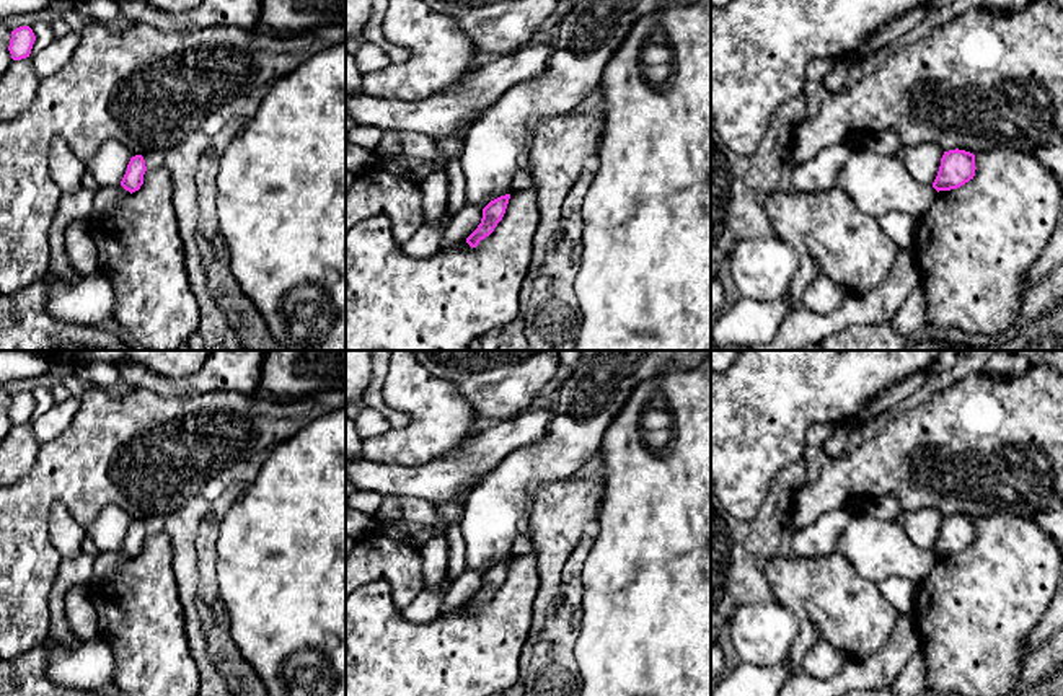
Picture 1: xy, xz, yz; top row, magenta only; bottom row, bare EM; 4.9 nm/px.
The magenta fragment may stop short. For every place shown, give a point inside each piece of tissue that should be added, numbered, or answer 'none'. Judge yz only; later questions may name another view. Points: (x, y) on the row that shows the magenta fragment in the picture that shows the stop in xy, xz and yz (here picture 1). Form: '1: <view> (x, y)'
none

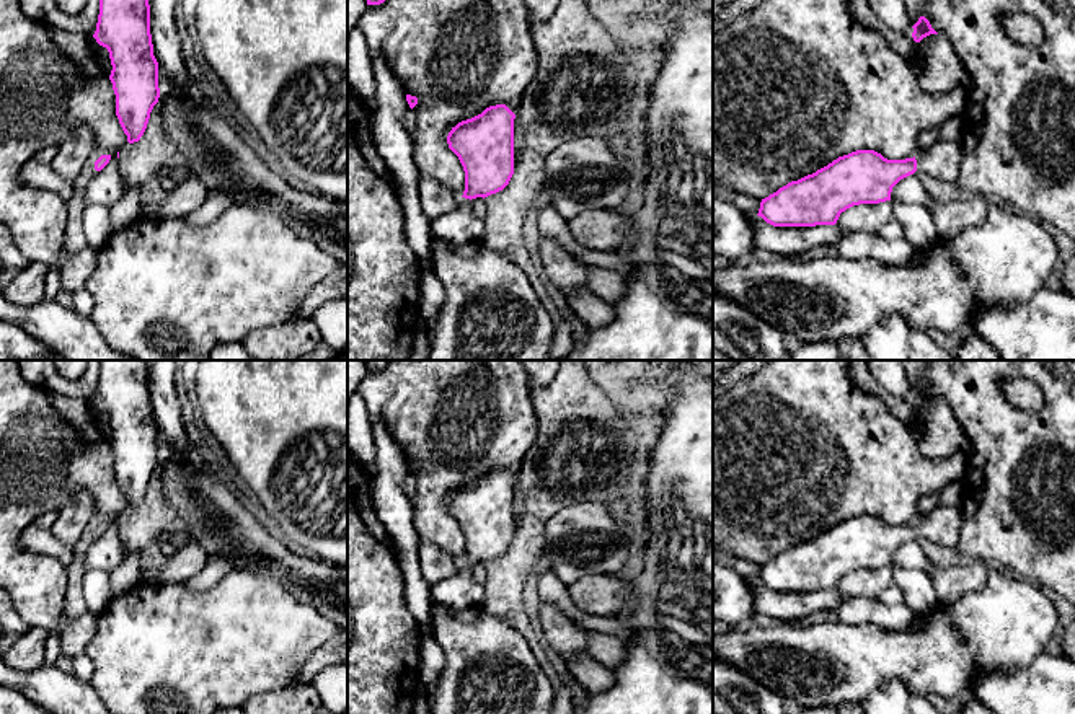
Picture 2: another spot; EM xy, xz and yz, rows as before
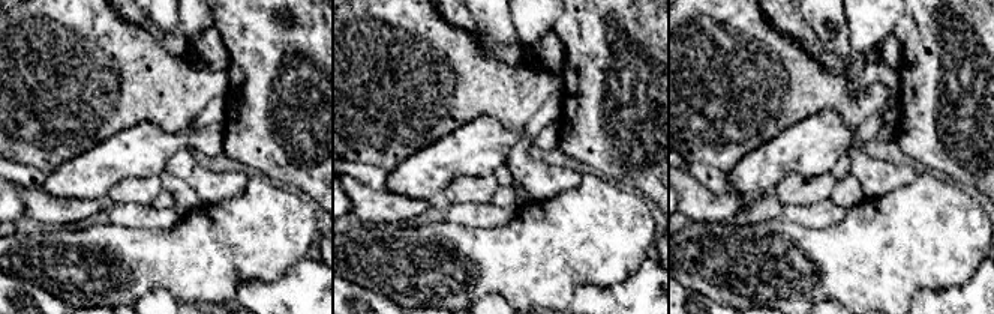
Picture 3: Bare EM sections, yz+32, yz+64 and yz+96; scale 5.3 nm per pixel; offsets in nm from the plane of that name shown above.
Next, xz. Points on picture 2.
1: xz (460, 225)

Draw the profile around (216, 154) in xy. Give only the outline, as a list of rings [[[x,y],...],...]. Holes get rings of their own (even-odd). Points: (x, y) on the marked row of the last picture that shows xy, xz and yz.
[[[158,68],[160,109],[166,134],[178,147],[179,163],[186,165],[191,176],[196,176],[209,191],[225,192],[235,205],[250,205],[264,212],[272,212],[300,238],[313,241],[331,258],[347,267],[347,202],[321,196],[315,191],[299,186],[281,171],[264,163],[256,150],[222,117],[209,101],[192,85],[188,96],[181,96]]]

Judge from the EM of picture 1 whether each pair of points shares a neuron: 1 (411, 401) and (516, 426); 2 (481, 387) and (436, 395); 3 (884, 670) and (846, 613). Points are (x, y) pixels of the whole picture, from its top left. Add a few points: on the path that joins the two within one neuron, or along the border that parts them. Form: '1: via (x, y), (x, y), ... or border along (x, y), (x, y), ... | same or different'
1: border along (475, 434), (442, 455) | different
2: border along (427, 369), (431, 374), (447, 378), (480, 416) | different
3: border along (895, 623), (890, 638), (881, 647), (851, 660) | different

